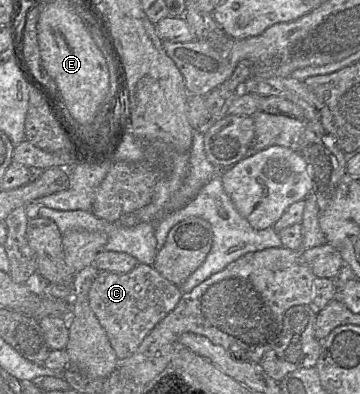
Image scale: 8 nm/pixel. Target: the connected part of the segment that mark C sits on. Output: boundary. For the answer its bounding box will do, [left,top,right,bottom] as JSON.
[88,263,181,360]

